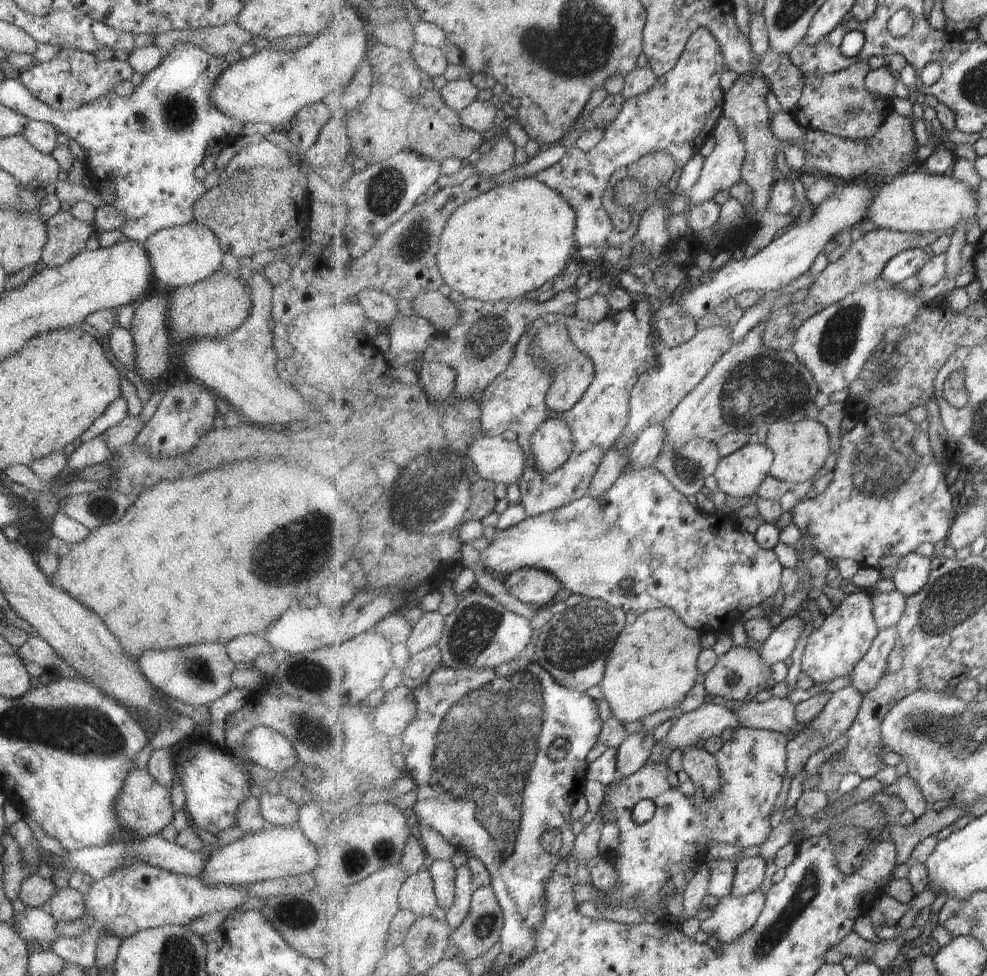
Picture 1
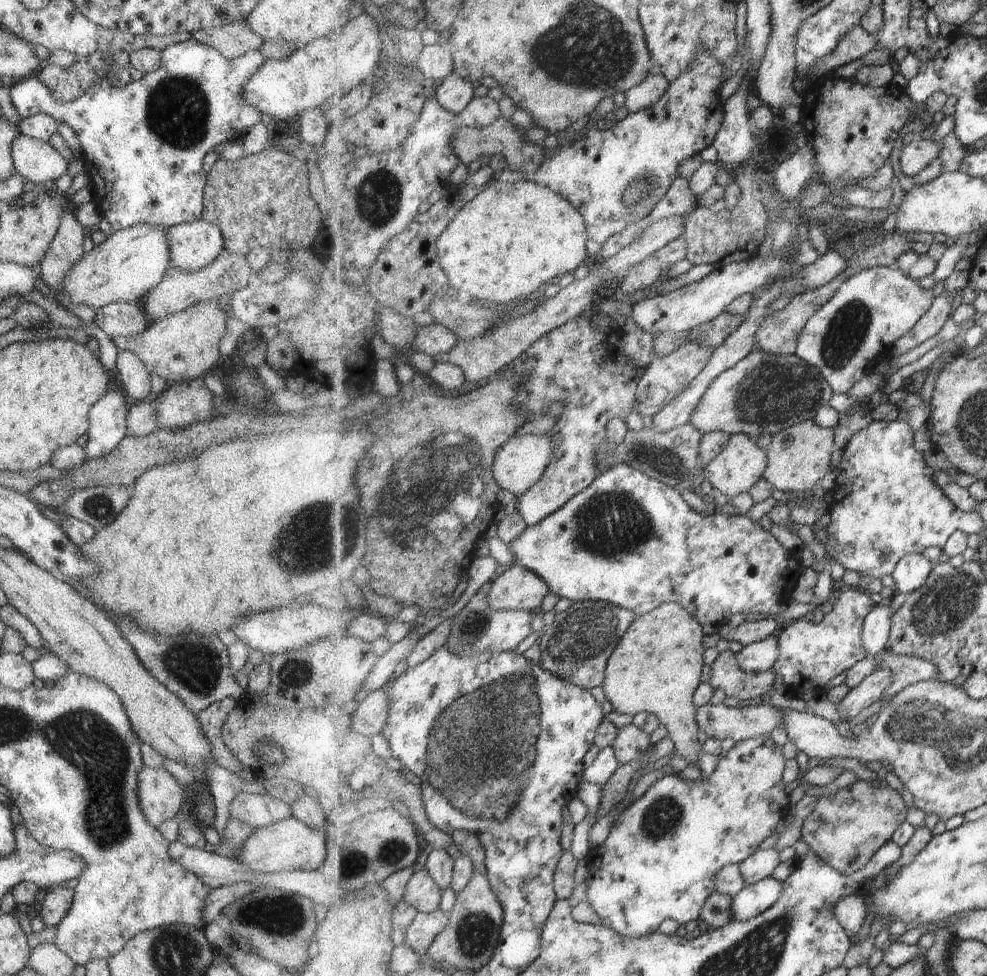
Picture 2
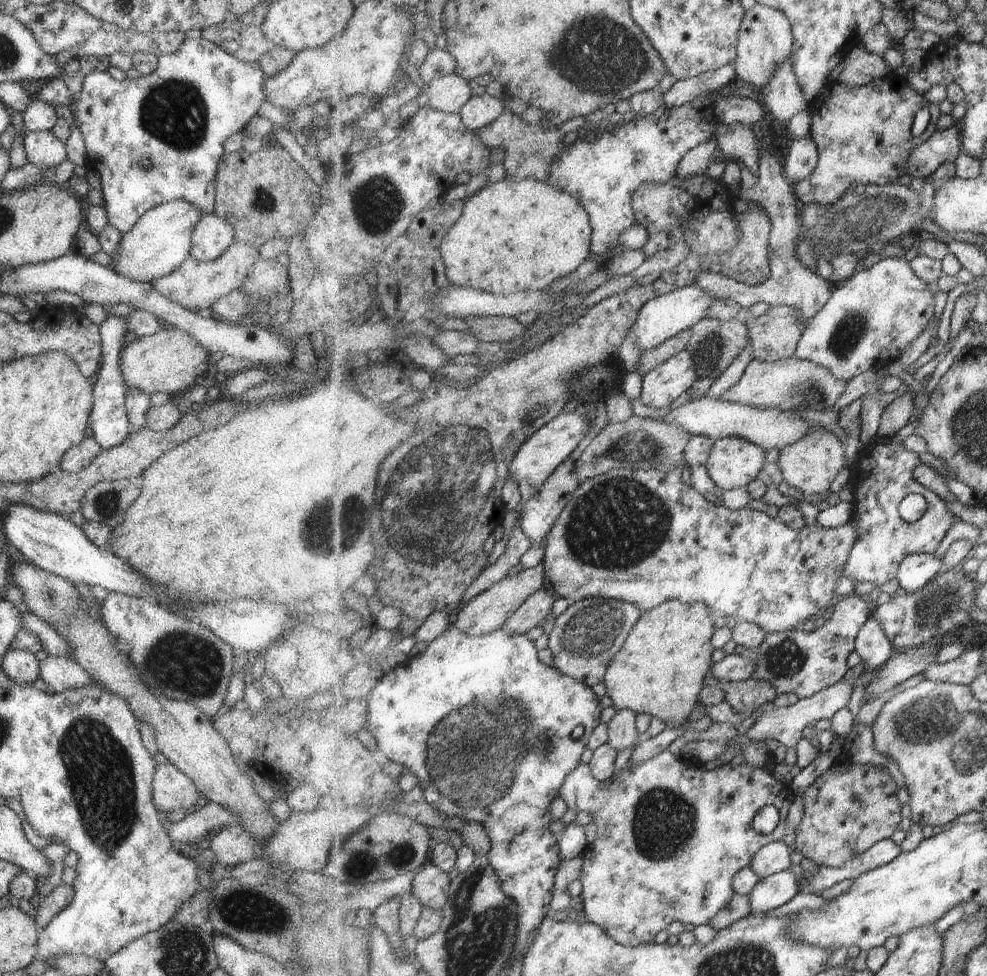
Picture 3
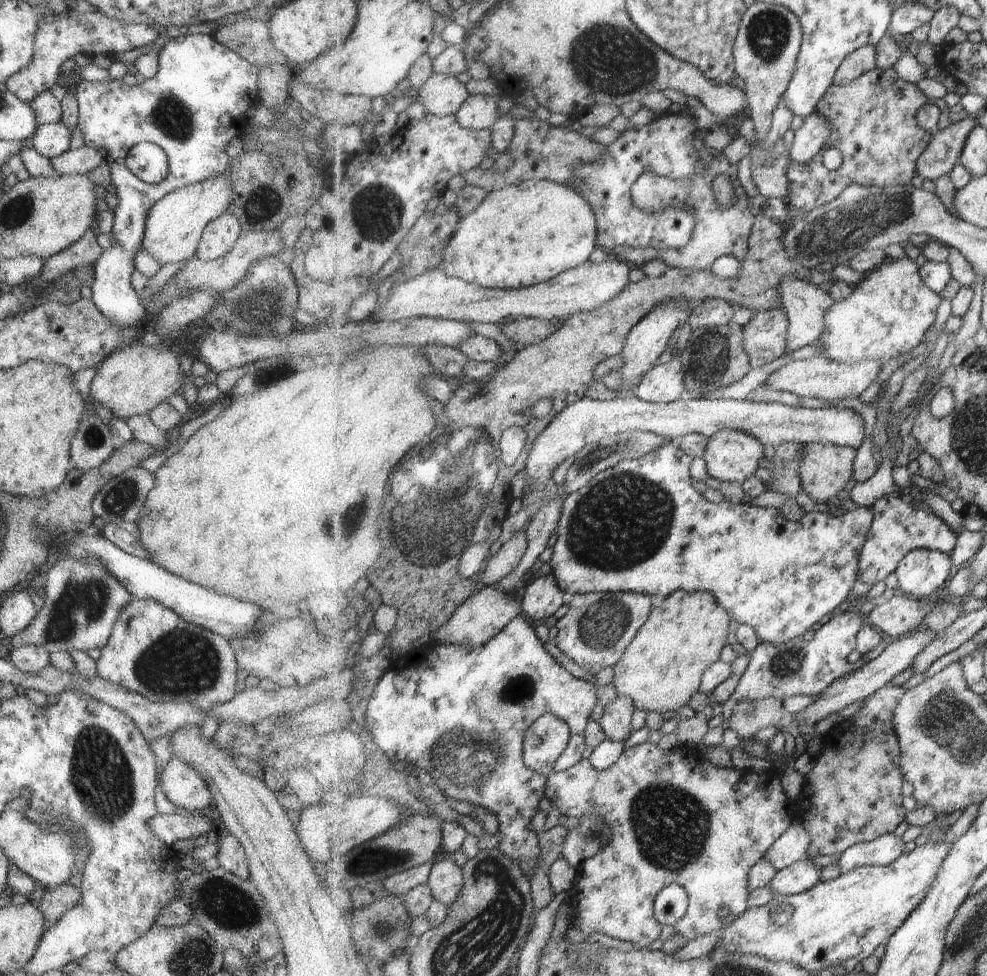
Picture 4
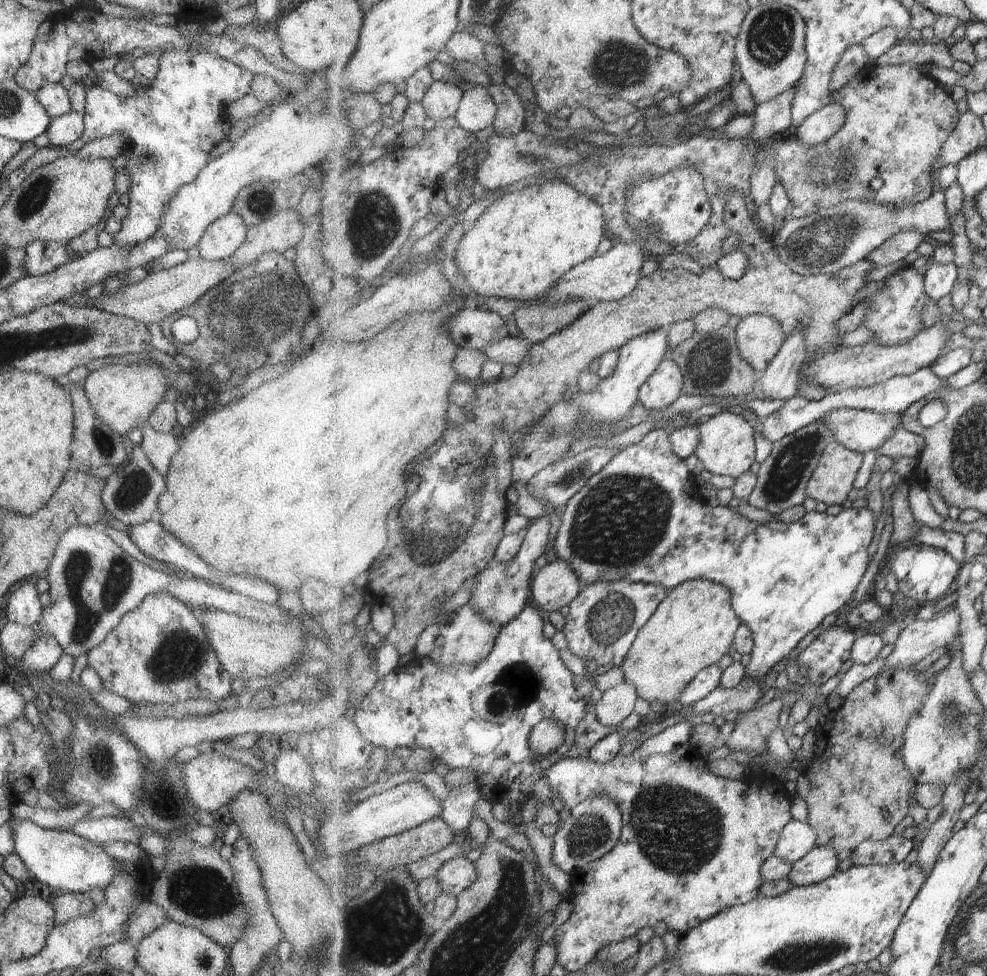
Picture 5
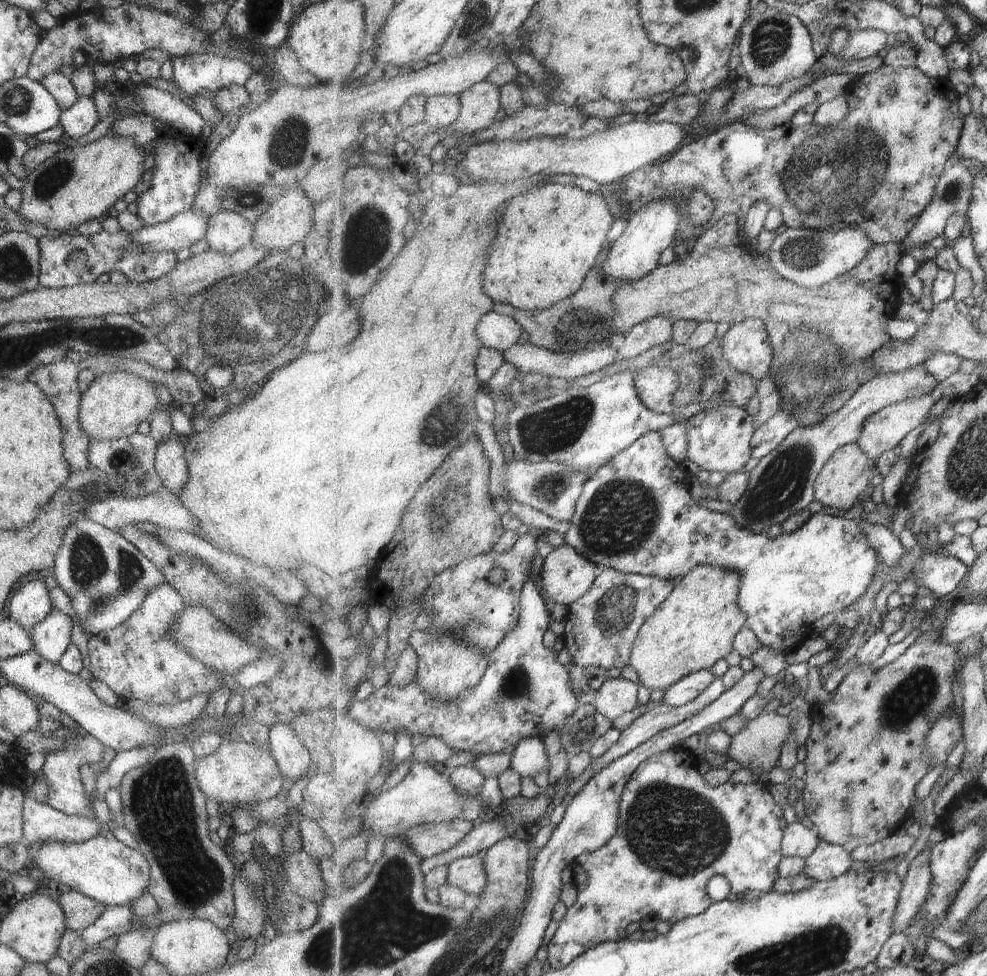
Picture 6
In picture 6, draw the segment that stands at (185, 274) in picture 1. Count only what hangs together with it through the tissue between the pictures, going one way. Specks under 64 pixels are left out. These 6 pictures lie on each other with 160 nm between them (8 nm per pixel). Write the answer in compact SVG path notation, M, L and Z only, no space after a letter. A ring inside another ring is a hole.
M221 209L207 219L202 238L212 251L231 254L249 244L253 225L236 212Z

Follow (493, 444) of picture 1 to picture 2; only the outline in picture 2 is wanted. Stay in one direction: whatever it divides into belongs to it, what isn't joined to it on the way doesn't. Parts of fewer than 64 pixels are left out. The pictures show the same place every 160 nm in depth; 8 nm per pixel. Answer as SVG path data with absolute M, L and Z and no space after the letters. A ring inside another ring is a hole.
M528 435L511 437L498 448L497 458L493 463L492 474L501 489L507 489L516 494L517 498L533 488L544 475L551 455L554 453L554 444L547 435Z

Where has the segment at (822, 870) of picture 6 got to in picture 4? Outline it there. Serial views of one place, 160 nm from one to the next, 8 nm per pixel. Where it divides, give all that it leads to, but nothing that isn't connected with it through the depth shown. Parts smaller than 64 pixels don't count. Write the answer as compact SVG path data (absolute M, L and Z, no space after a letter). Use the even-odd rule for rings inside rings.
M809 860L799 861L782 871L777 871L768 884L773 898L795 896L807 892L819 884L821 867L810 866Z

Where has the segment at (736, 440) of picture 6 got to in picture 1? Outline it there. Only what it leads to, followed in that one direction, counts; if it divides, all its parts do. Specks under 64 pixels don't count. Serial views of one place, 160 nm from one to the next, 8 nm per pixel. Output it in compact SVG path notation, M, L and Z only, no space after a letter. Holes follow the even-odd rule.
M755 440L741 450L723 457L713 474L718 487L733 497L755 496L770 475L775 453Z

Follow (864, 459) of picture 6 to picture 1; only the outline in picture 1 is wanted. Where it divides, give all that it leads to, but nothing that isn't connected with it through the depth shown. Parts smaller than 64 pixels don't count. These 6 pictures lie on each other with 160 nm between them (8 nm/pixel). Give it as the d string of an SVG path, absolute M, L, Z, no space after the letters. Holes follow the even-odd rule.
M816 418L800 421L777 421L769 426L765 444L775 453L770 474L789 483L791 487L799 482L814 481L823 471L829 458L829 431Z

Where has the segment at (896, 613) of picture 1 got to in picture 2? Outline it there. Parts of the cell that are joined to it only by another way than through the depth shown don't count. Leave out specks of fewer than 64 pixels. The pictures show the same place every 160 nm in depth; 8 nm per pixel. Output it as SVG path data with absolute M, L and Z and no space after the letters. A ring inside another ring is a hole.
M883 601L876 604L875 608L866 616L863 627L863 640L868 654L874 658L879 652L890 646L893 613L890 603Z

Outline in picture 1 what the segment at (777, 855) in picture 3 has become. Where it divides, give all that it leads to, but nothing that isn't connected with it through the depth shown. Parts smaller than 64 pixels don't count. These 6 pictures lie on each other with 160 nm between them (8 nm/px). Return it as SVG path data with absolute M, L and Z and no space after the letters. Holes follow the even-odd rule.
M743 857L736 865L736 877L732 894L736 897L747 896L763 886L767 872L767 861L761 857Z

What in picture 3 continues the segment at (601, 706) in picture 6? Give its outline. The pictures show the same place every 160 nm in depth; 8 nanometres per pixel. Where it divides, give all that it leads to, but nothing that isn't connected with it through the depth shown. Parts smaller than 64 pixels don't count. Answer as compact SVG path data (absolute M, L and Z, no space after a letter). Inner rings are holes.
M629 709L617 710L616 714L608 722L609 744L615 750L627 750L633 748L644 738L636 725L636 714Z

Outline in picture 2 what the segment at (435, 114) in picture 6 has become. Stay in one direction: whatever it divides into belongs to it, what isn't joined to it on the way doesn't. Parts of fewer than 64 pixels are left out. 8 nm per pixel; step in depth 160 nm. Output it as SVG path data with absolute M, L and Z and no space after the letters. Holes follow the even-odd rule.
M455 71L446 76L435 90L436 99L449 112L460 114L466 110L474 99L473 86L470 81L460 77Z

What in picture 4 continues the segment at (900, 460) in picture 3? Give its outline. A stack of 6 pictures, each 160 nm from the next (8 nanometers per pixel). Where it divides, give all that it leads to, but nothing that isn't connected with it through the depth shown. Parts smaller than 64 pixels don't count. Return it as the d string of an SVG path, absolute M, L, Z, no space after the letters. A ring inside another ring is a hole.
M911 483L907 488L883 495L873 502L871 508L875 518L859 557L859 581L875 586L877 582L887 580L893 572L897 572L903 557L915 549L931 549L948 555L954 551L958 536L940 516L929 510L922 501L922 494L923 490Z

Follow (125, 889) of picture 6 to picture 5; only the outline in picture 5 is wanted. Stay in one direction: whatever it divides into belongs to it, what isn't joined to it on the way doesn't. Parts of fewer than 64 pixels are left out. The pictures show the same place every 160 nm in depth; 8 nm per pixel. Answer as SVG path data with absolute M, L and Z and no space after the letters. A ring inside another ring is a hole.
M11 818L14 852L28 872L43 886L63 893L87 893L92 888L102 889L122 867L121 860L108 856L99 845L71 831L42 829L30 820Z

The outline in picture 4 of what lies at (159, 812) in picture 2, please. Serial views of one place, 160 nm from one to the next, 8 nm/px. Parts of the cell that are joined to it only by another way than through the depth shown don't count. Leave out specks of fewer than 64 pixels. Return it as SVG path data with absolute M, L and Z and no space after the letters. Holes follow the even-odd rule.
M173 756L161 767L158 784L178 811L199 814L211 804L206 781L193 767Z

